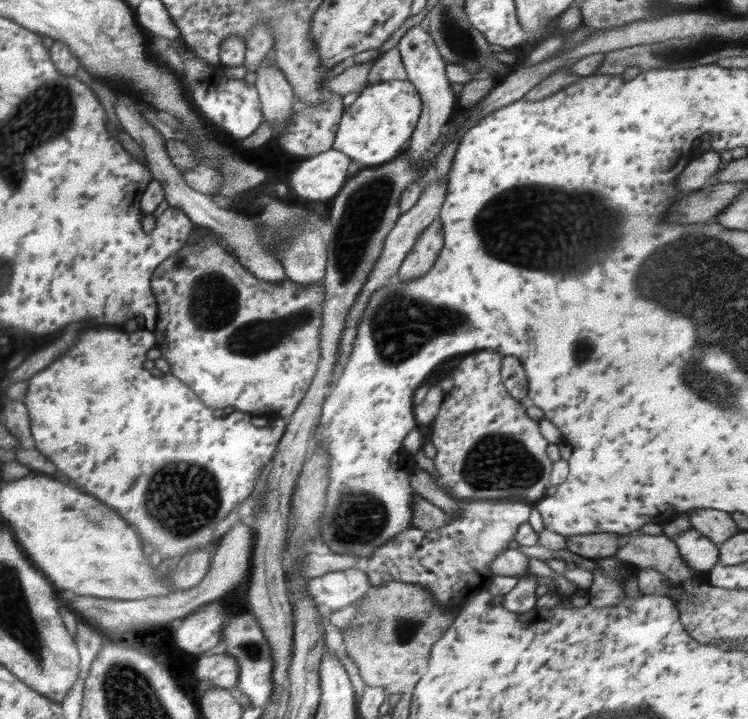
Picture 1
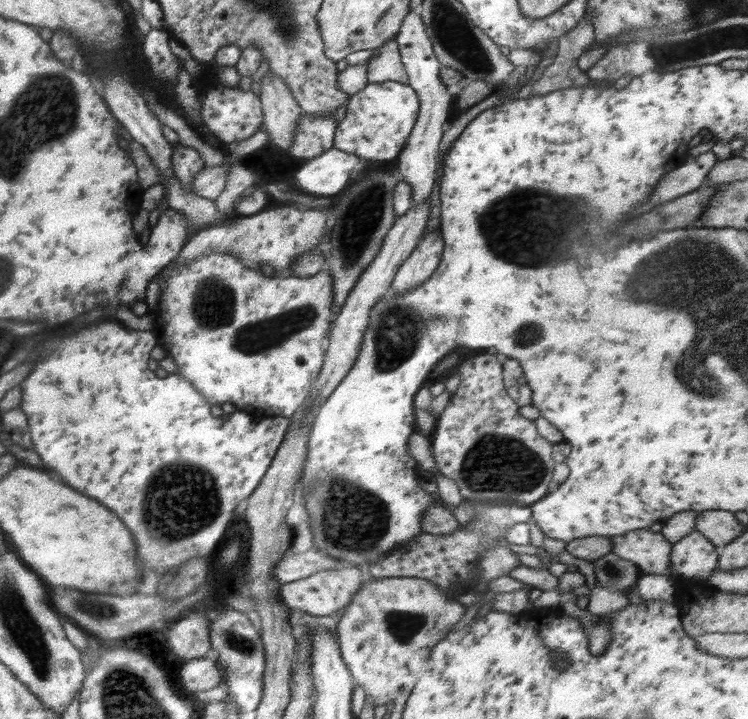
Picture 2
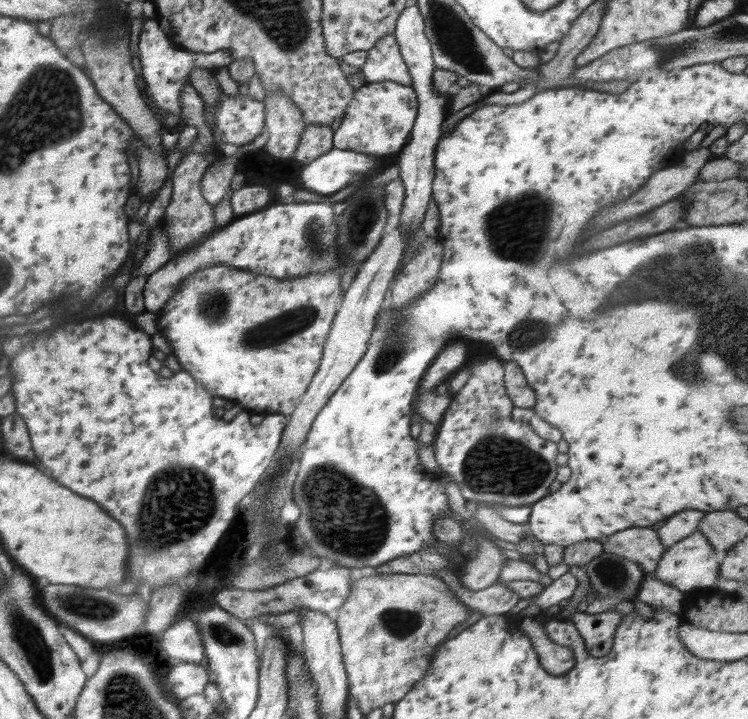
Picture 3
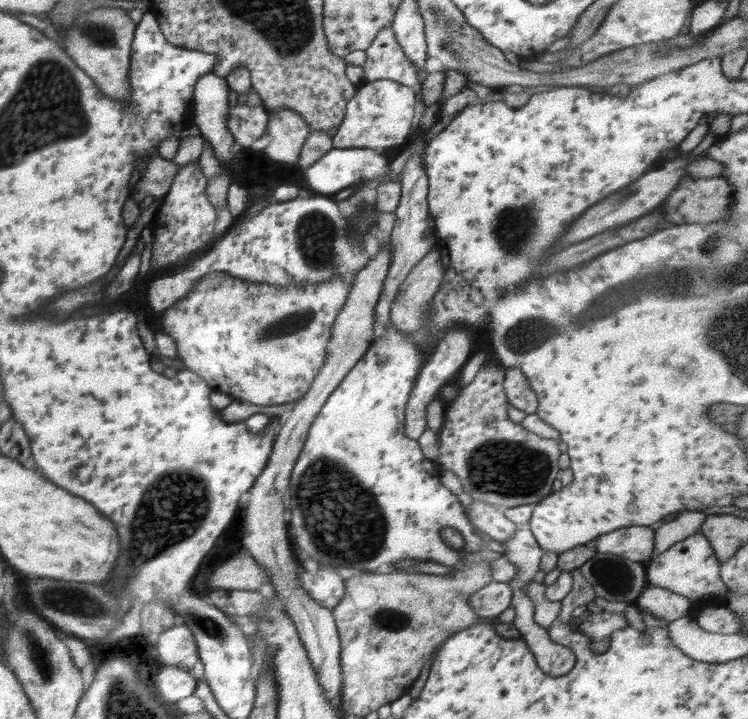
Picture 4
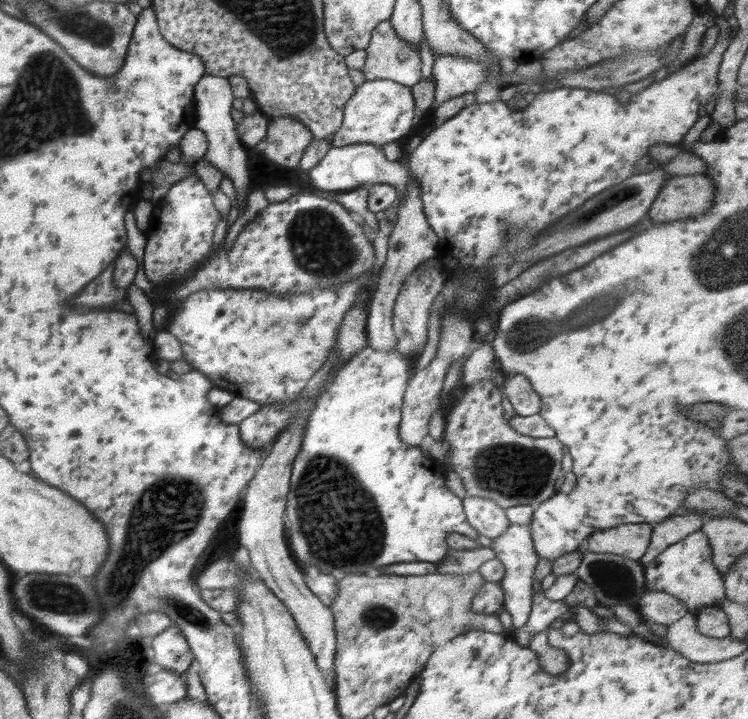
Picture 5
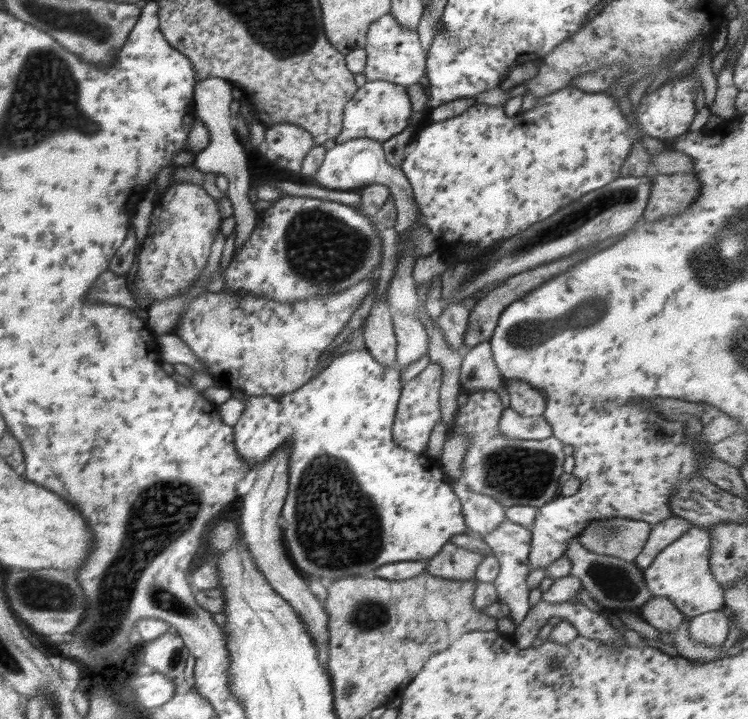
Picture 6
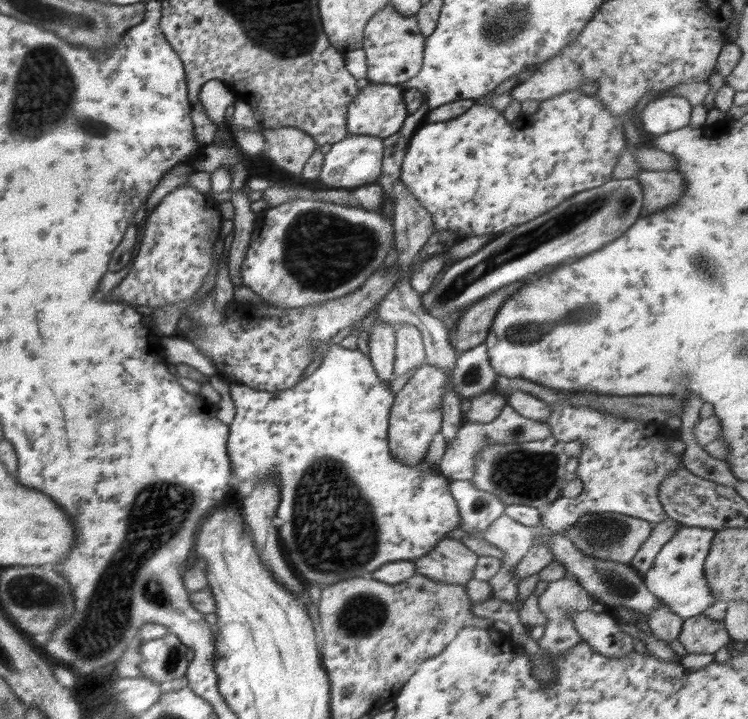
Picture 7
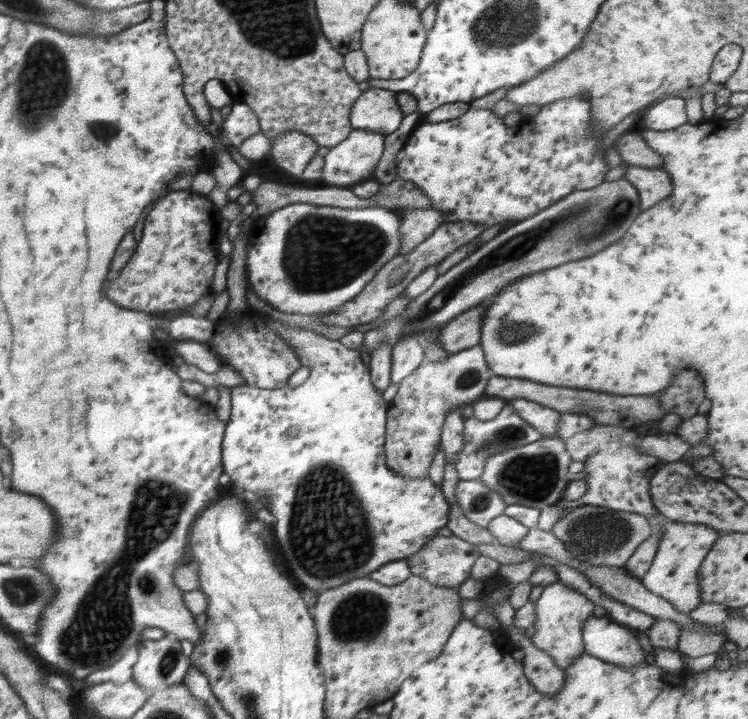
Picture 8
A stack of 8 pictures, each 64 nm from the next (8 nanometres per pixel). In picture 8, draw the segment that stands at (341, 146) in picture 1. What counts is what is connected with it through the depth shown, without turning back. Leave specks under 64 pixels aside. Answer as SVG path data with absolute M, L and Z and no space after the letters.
M373 86L361 92L349 115L354 130L373 130L385 136L400 126L403 117L396 92Z

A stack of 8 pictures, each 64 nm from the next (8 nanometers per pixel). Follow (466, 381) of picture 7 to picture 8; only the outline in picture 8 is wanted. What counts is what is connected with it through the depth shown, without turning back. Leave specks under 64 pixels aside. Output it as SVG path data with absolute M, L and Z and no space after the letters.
M480 345L448 355L438 362L423 362L415 372L406 376L388 403L384 442L386 466L399 476L424 479L440 444L446 415L453 408L462 408L480 399L492 376Z

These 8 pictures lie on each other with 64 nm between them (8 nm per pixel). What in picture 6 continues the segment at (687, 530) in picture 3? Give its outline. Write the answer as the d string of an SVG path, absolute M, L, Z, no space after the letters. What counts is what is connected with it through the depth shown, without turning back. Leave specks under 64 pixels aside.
M677 516L667 518L652 526L651 533L644 545L643 551L633 560L635 565L643 572L650 566L656 555L664 550L674 539L677 539L683 532L695 526L685 518Z

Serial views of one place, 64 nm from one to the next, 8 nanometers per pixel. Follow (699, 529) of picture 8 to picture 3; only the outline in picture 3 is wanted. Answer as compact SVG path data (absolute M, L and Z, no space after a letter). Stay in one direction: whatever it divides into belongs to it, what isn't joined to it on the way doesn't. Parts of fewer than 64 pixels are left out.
M696 531L667 548L667 551L660 557L652 576L687 595L696 595L702 592L725 593L724 590L718 589L717 577L723 558L724 552L715 550L709 540L700 531Z

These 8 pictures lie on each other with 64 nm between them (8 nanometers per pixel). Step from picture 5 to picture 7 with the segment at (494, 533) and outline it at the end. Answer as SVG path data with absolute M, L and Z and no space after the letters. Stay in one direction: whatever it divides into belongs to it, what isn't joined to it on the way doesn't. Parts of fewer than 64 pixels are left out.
M451 481L449 491L457 502L461 520L470 529L483 532L504 515L505 504L494 493L474 486L472 481Z

